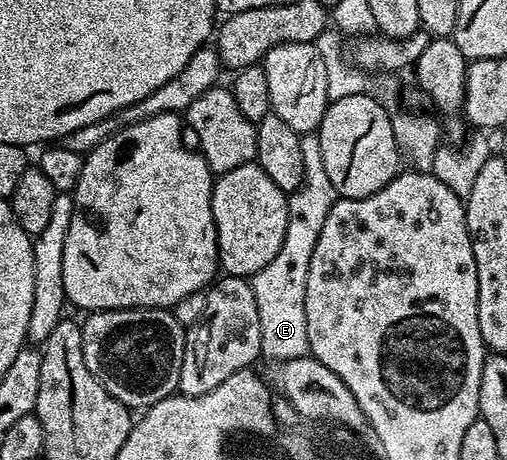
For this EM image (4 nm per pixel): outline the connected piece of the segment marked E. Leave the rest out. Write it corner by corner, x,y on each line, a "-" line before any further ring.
303,135
302,149
306,173
301,186
288,196
288,230
284,234
284,246
280,246
280,254
250,280
252,294
256,294
256,310
260,310
262,356
277,362
295,360
310,351
308,314
304,314
308,266
312,262
312,250
316,250
316,238
320,238
320,230
324,230
324,218
328,218
328,210
340,199
336,186
332,186
324,170
317,135

